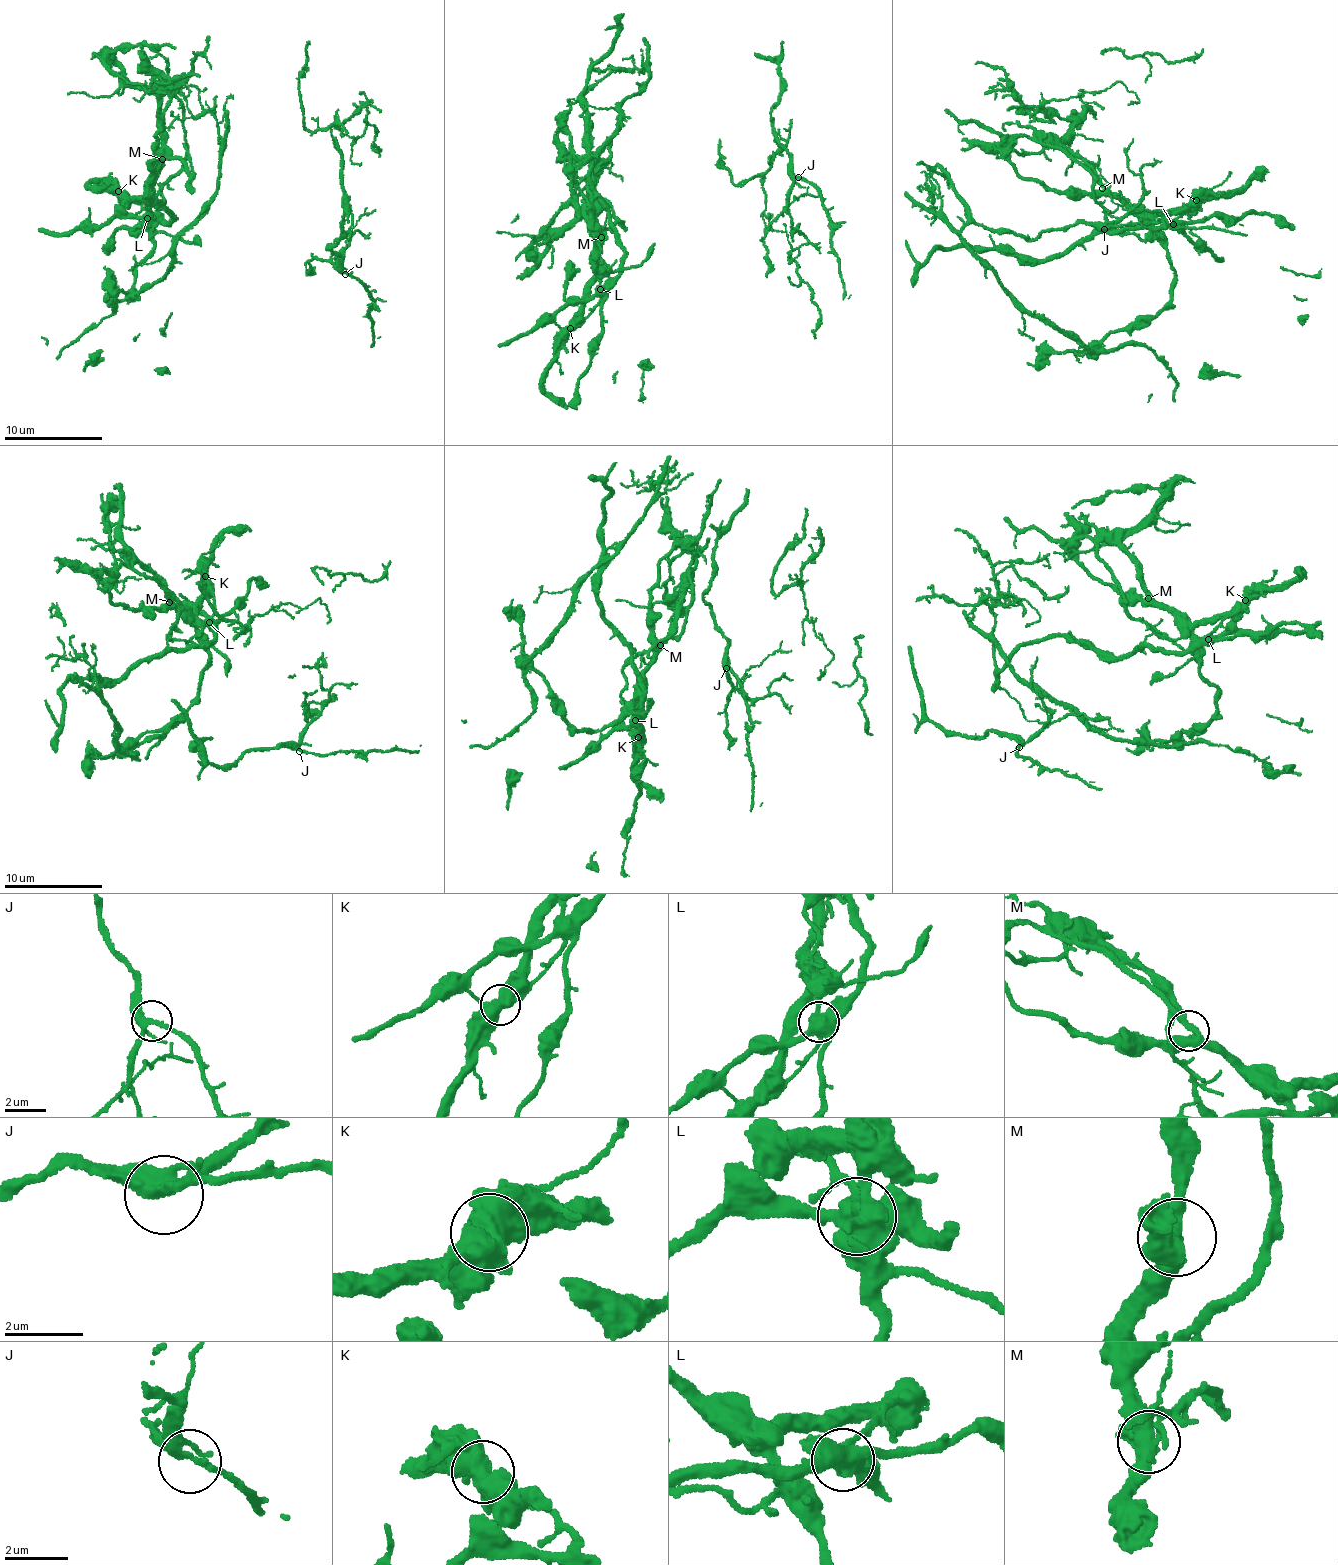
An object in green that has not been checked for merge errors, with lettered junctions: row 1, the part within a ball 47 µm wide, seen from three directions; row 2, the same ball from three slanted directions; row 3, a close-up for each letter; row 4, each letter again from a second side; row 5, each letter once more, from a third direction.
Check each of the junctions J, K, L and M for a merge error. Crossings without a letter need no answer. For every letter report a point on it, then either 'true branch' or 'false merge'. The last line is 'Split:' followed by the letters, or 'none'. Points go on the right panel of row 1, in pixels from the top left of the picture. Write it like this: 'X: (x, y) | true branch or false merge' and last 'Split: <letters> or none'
J: (1104, 229) | true branch
K: (1196, 200) | false merge
L: (1173, 224) | false merge
M: (1102, 188) | true branch
Split: K, L

